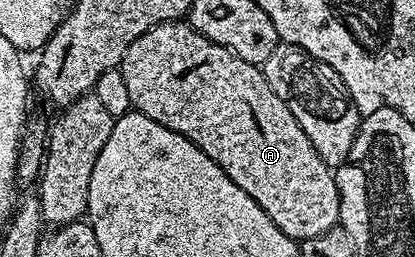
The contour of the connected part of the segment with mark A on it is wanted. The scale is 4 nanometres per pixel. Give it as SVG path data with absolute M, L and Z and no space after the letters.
M174 21L155 25L147 33L135 37L135 41L131 41L131 45L125 50L120 70L123 81L127 85L132 110L143 113L147 117L151 117L151 121L159 121L159 125L187 137L187 141L191 141L191 145L195 145L203 153L207 153L207 157L211 157L211 161L215 161L215 165L219 165L219 169L223 169L223 173L227 173L227 177L231 177L231 181L235 181L235 185L239 185L239 189L243 189L243 193L255 197L255 201L263 209L263 213L267 213L267 217L271 217L271 221L275 221L275 225L279 225L279 229L283 229L283 233L287 233L287 237L298 241L314 239L327 233L332 227L338 226L339 193L334 172L325 164L323 157L319 157L319 153L315 153L315 145L311 145L307 133L303 133L299 121L295 121L292 106L286 99L276 95L271 90L271 85L267 85L258 64L243 61L243 57L234 55L223 45L213 43L204 33L189 26L188 22Z

